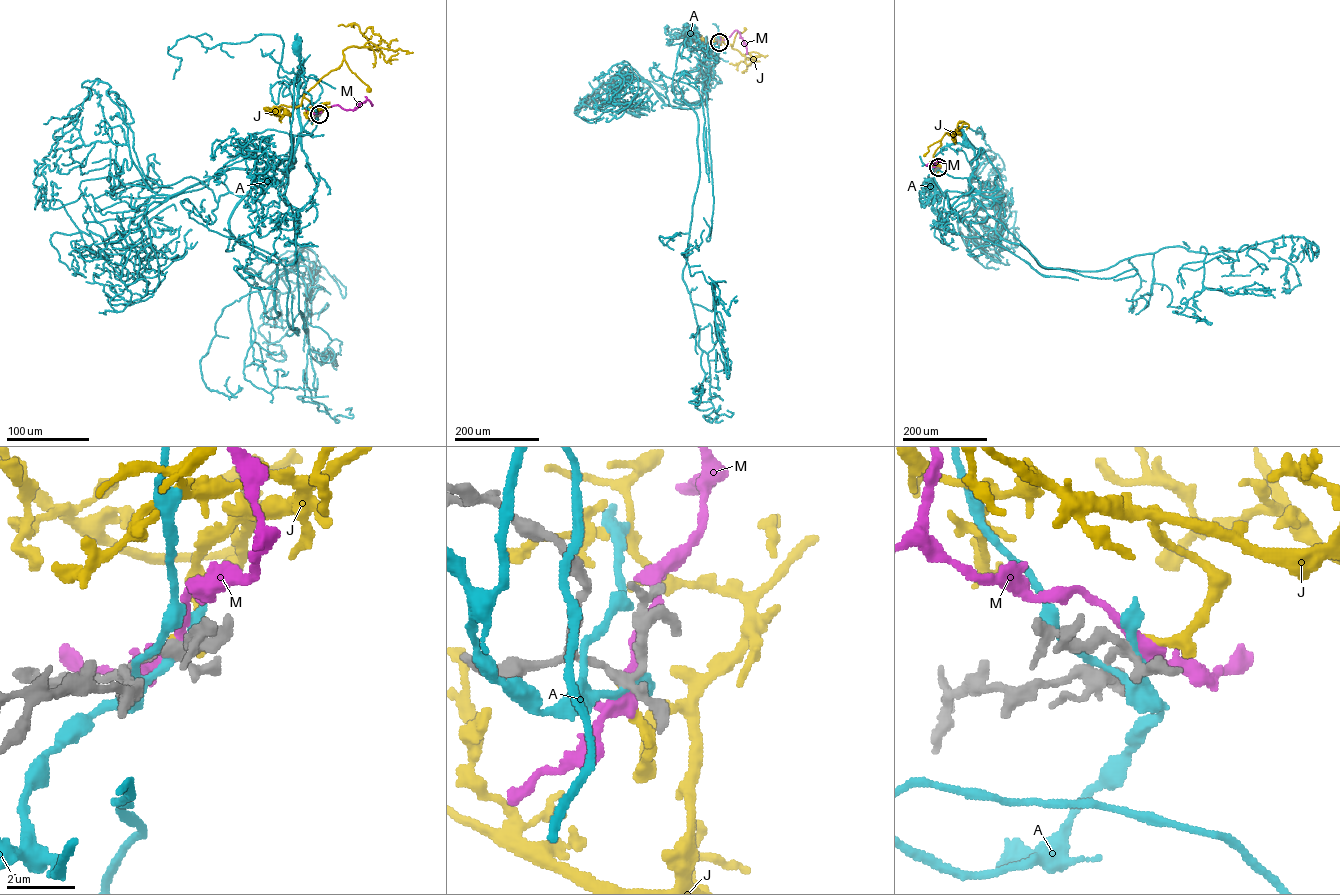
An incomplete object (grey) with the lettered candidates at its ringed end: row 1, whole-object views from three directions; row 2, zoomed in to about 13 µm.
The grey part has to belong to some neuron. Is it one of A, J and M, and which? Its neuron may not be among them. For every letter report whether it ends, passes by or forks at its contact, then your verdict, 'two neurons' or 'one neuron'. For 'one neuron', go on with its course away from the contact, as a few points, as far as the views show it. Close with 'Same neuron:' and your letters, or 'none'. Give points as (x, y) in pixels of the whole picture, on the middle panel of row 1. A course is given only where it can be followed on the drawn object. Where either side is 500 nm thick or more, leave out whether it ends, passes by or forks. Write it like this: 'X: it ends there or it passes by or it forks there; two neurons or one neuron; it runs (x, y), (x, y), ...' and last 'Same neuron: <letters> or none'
A: it passes by; two neurons
J: it ends there; one neuron; it runs (719, 42), (720, 45), (712, 38), (732, 45), (736, 34), (745, 28)
M: it passes by; two neurons
Same neuron: J

